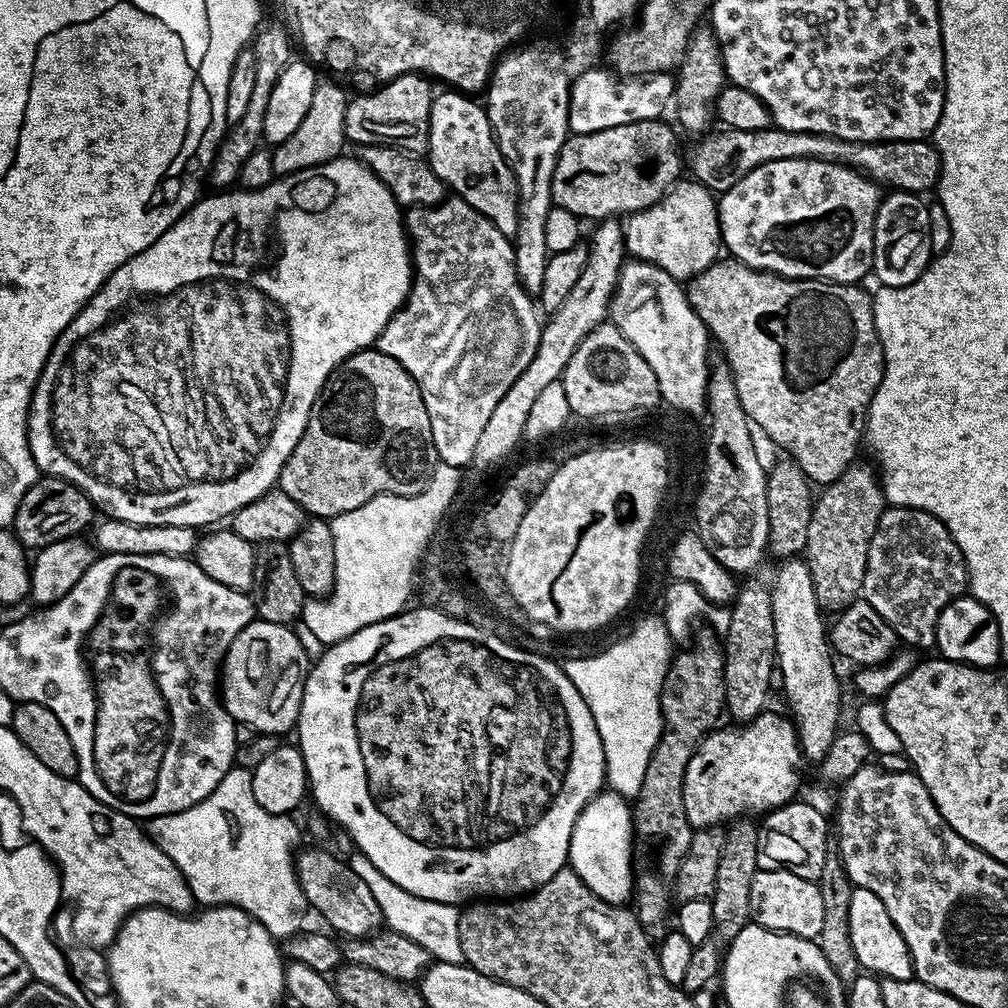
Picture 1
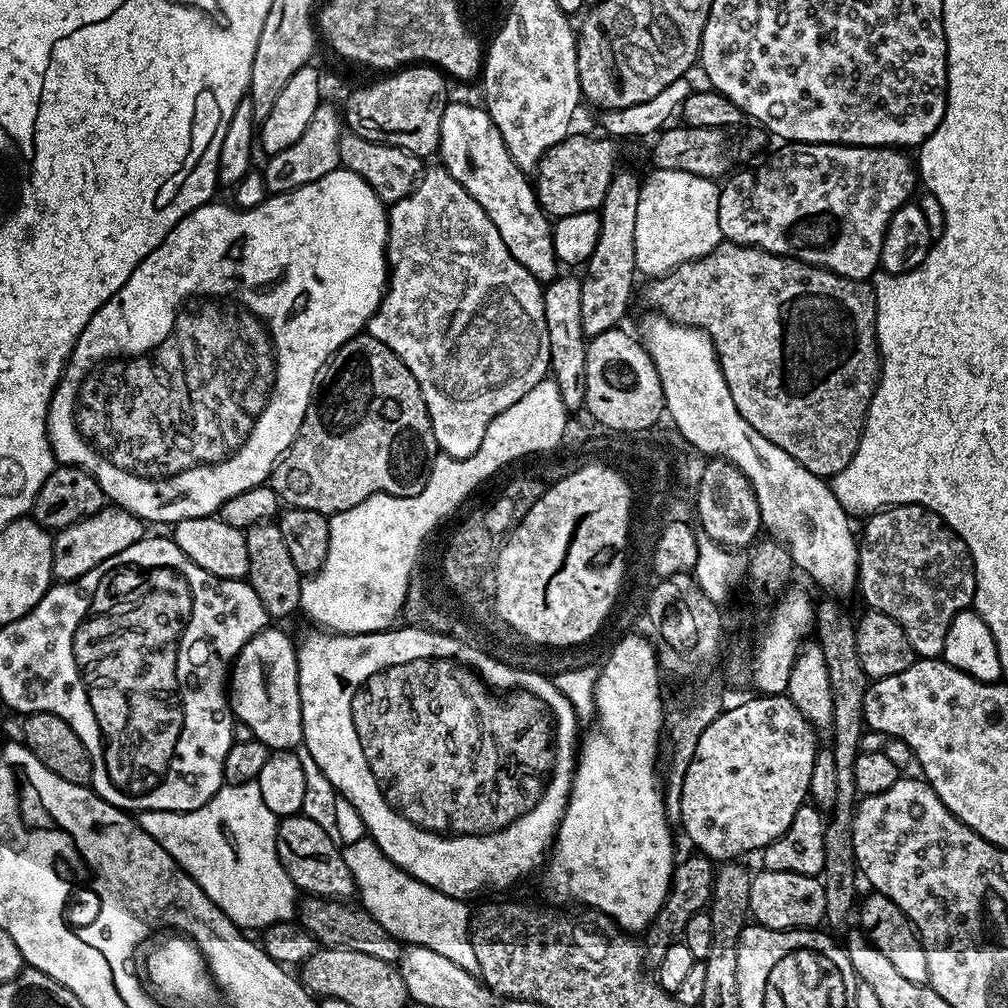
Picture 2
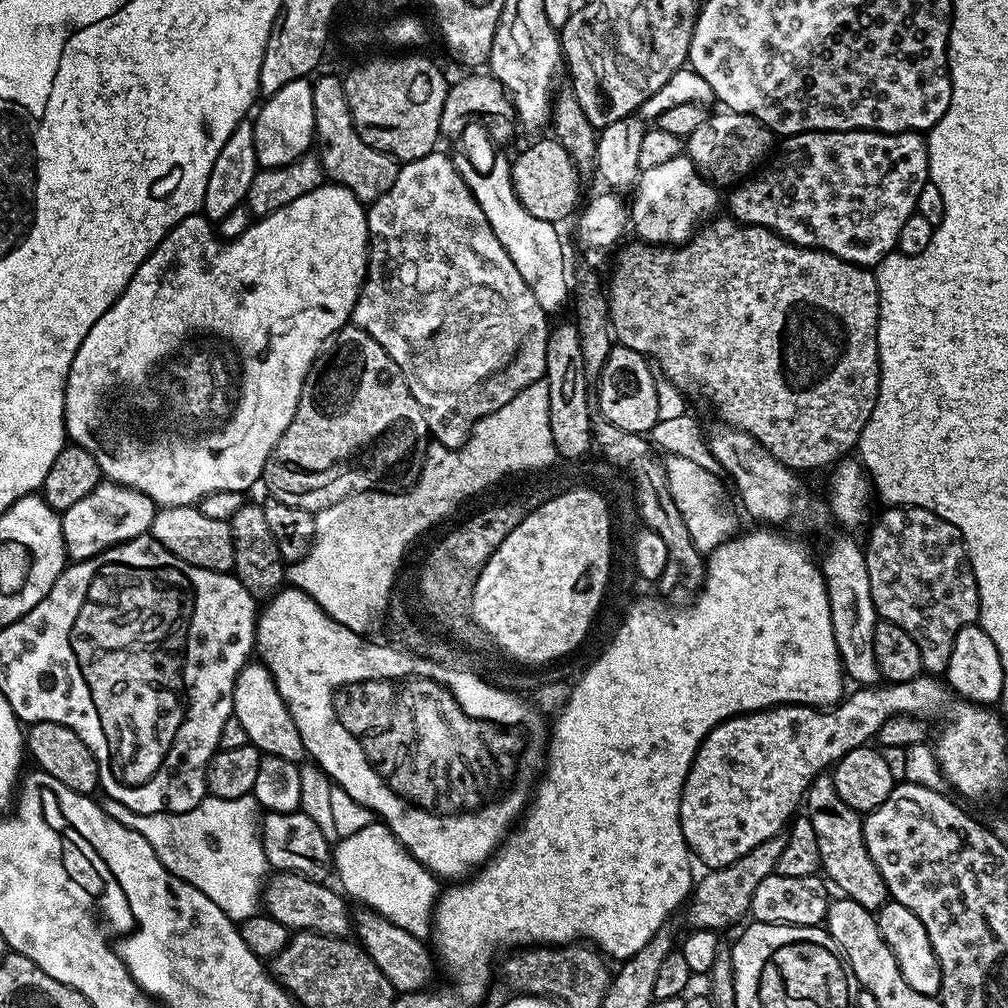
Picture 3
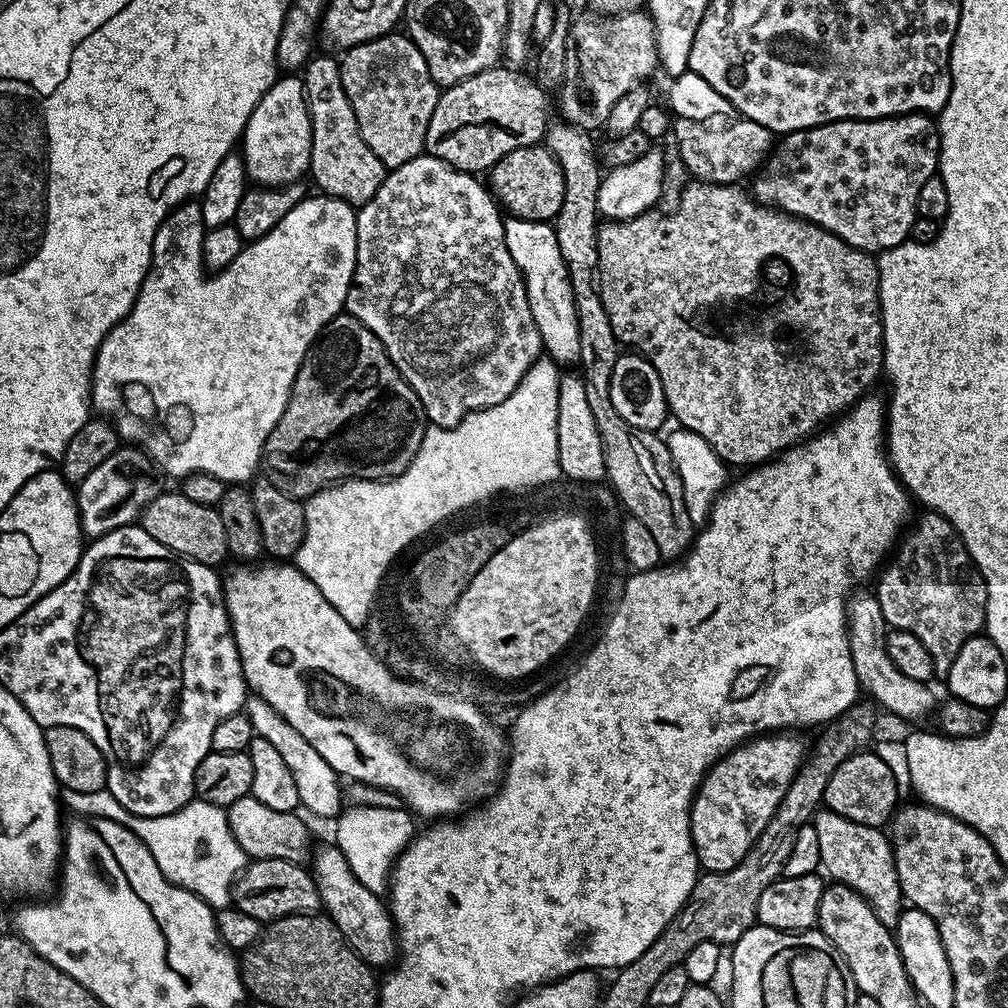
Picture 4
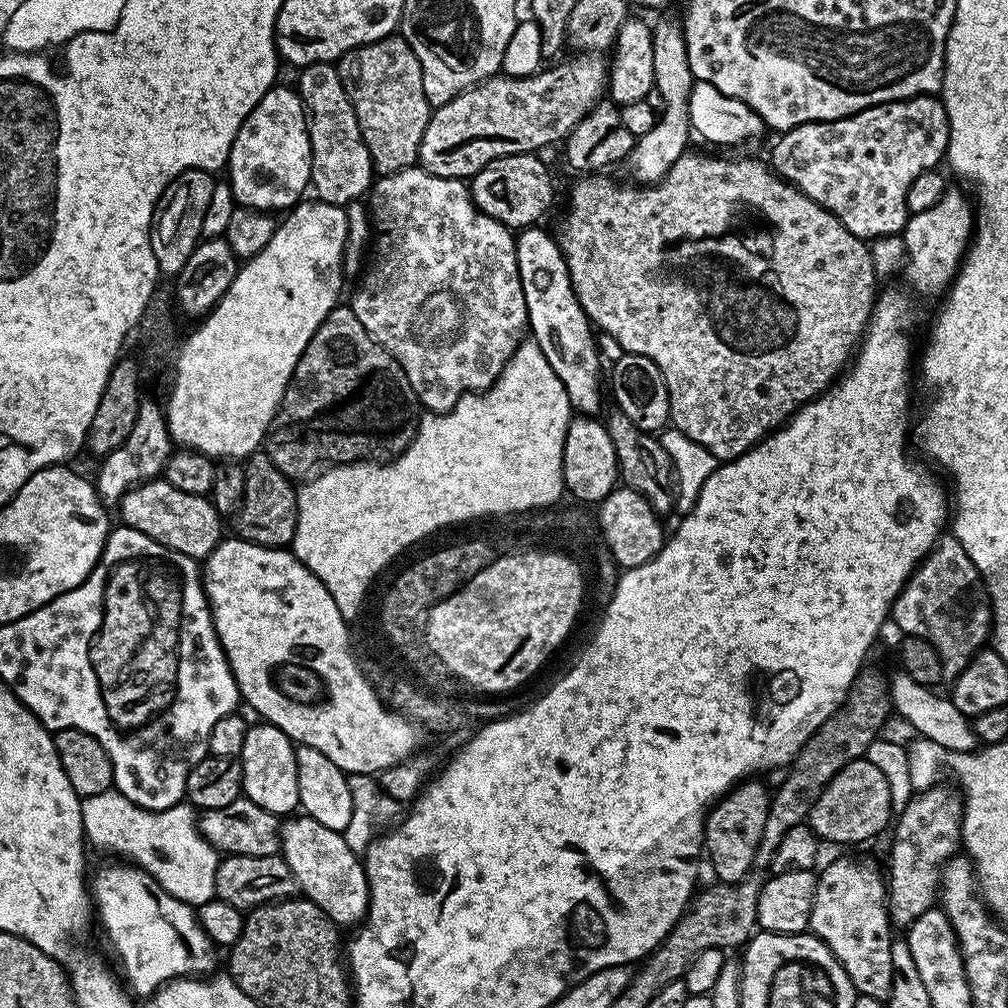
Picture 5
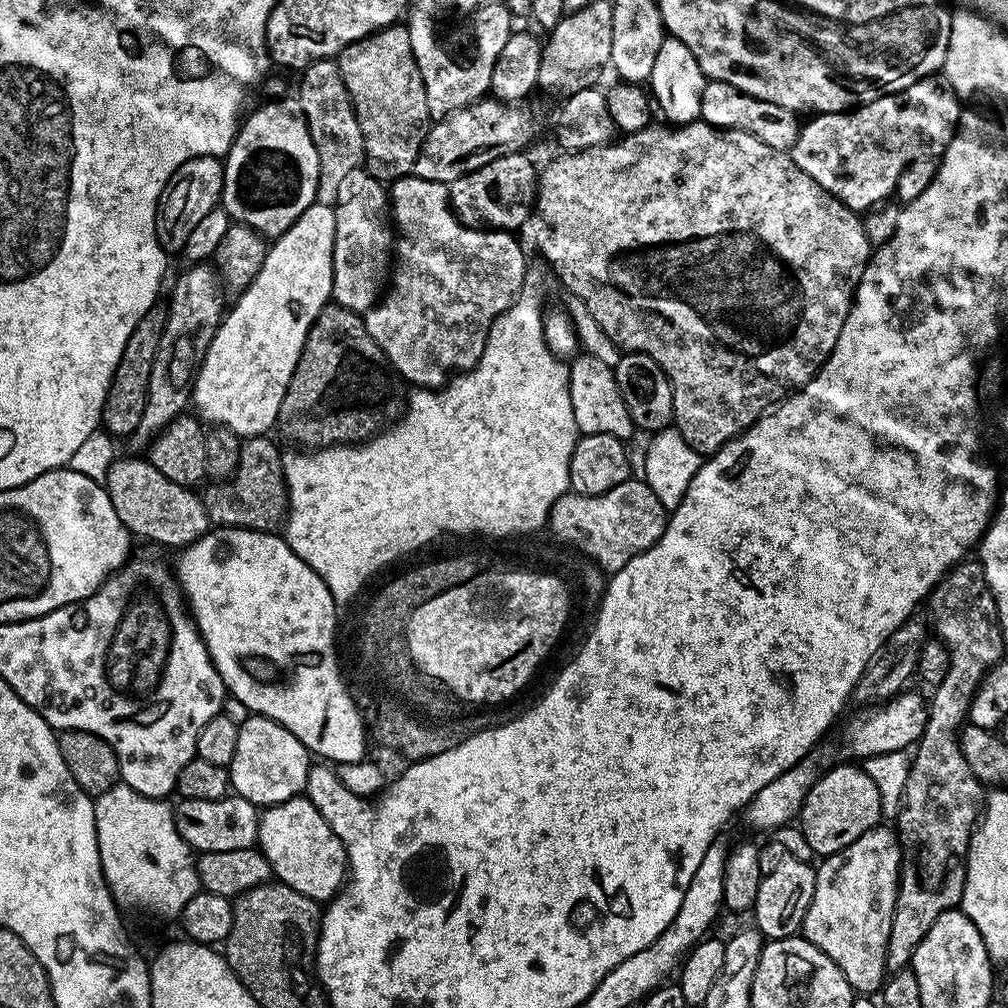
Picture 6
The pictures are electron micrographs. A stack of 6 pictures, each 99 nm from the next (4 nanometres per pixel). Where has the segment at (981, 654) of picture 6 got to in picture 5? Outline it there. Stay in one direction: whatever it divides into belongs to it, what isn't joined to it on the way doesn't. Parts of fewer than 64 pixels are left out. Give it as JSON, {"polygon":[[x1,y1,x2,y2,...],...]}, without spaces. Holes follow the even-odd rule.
{"polygon":[[951,534,941,535,936,541,936,547,928,553,916,571,913,572,908,583,898,594,898,598,892,603,890,613,891,623,901,628,901,633,926,638,934,650,938,650,938,658,942,658,942,670,944,680,955,681,974,656,989,643,992,635,992,606,988,599,986,585,980,578,980,571,974,566,970,554,962,546,962,542],[940,782,924,792,916,792,906,810,895,817,896,841,892,844,892,877,889,875,886,880,886,899,888,919,897,929,900,927,901,930,907,930,915,920,922,918,922,914,926,914,926,910,937,907,944,868,961,851,960,827,964,821,964,802,961,793,955,787,952,788]]}

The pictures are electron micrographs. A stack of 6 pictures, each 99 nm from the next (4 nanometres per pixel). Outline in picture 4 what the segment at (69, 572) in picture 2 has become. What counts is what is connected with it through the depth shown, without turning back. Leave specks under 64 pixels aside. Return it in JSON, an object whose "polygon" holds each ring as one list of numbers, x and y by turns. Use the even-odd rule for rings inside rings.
{"polygon":[[135,446,117,448,114,454,110,454,110,458,106,458,106,462,102,462,102,466,98,466,86,479,79,481,75,489,80,528,85,537,105,536,119,528,135,525,143,517,144,507,160,495,162,485,159,479,161,477,154,471,147,452]]}

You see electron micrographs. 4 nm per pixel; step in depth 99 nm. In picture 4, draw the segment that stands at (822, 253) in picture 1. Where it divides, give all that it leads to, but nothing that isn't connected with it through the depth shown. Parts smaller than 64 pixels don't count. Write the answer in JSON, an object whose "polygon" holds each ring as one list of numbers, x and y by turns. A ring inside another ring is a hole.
{"polygon":[[908,112,905,116,887,116,881,120,835,120,832,124,820,124,817,128,799,128,796,132,787,133,775,145,771,155,759,167,755,173,750,192,760,203,770,208,778,208,782,212,789,212,800,220,808,220,820,228,826,229,830,234,842,238,851,248,857,248,869,254,888,252,894,246,909,239,912,223,917,223,916,203,918,202,918,190,932,176,937,175,940,162,940,133,938,124,931,115,923,112]]}

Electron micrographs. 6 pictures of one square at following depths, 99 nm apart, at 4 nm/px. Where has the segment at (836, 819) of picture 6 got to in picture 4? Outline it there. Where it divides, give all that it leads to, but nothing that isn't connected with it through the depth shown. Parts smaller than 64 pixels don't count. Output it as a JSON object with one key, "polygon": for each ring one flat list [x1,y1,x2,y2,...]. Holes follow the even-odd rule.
{"polygon":[[874,750,854,753,846,762,842,762,842,766,838,766,838,770,834,770,830,786,826,786,823,807,832,809,851,822,868,827,880,828,887,825,898,807,898,797,894,778,886,762,882,762]]}

